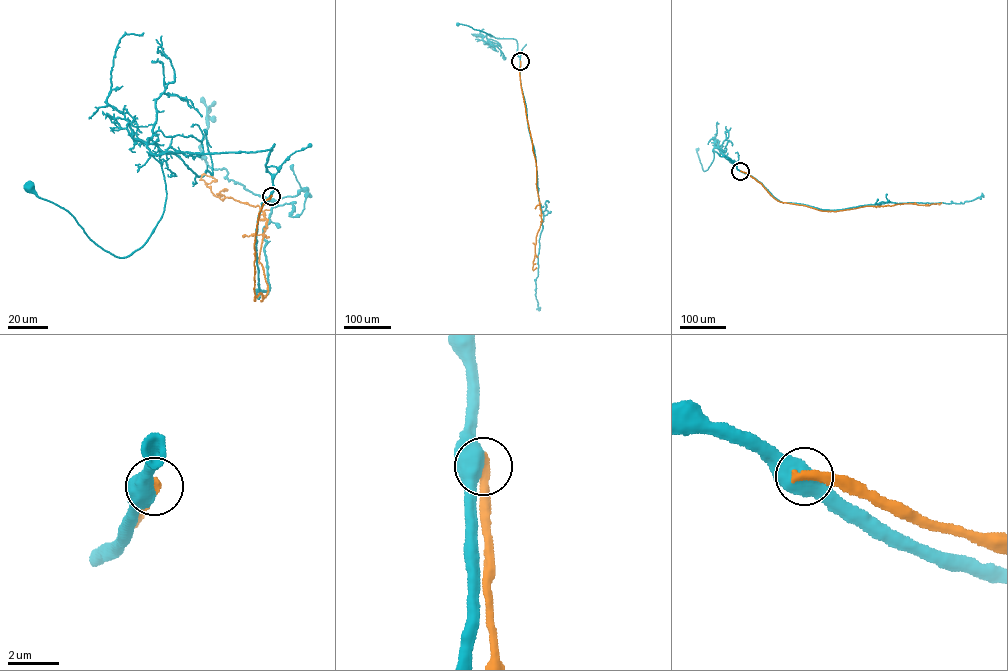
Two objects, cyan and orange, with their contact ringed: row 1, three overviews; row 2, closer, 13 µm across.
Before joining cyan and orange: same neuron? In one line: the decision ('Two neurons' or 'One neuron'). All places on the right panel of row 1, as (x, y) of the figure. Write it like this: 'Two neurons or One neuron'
Two neurons

